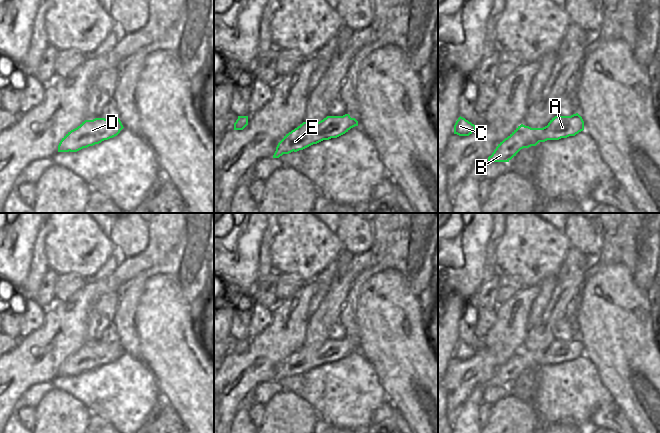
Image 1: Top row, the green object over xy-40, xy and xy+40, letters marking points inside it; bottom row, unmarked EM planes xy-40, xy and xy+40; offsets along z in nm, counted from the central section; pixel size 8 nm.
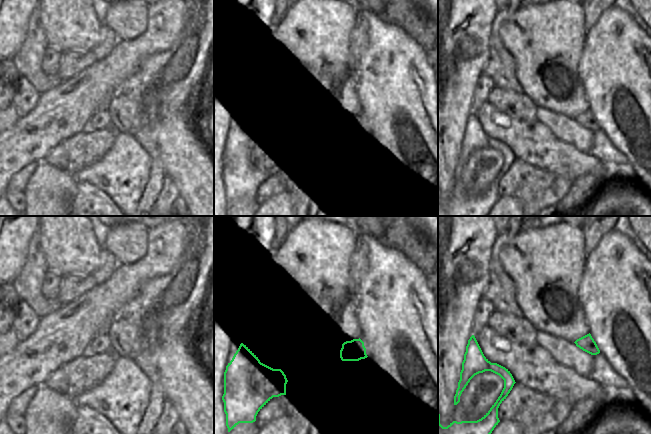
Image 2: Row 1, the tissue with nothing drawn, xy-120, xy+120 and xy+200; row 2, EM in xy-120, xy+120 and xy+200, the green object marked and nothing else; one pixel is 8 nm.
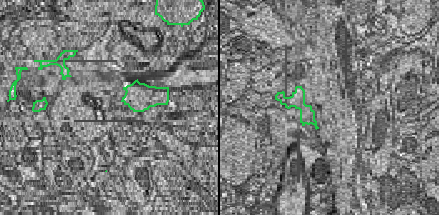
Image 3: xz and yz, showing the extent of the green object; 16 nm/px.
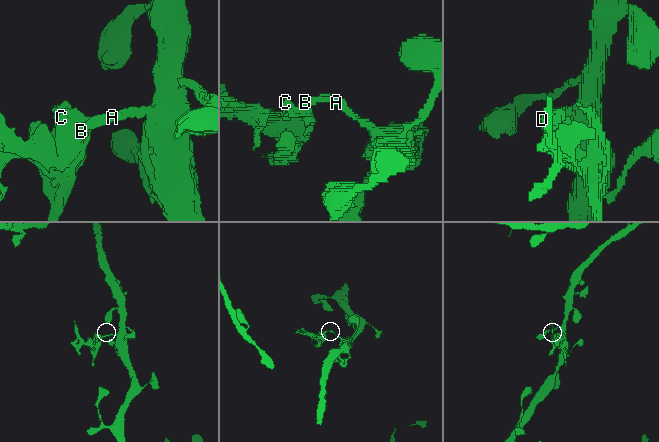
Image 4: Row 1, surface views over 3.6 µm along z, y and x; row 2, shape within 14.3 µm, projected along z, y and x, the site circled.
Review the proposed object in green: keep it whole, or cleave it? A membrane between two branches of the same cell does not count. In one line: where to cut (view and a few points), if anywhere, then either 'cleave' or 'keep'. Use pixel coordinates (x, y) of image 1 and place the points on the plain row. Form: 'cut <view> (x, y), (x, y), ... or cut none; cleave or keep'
cut xy+40 (504, 363), (511, 373), (519, 374); cleave

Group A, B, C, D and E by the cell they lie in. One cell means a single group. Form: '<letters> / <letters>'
A D E / B C

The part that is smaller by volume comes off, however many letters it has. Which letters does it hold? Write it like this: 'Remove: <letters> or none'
Remove: B, C

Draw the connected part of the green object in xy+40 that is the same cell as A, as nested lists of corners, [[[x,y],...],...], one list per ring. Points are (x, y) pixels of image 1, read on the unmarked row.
[[[576,337],[571,340],[555,340],[543,352],[531,352],[521,348],[504,364],[511,374],[520,375],[523,372],[536,370],[539,366],[575,360],[583,354],[584,345]]]

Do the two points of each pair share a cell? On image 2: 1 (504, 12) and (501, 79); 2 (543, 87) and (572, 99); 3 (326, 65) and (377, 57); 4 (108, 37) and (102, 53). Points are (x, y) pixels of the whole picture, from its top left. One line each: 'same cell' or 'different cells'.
1: same cell
2: same cell
3: different cells
4: same cell

